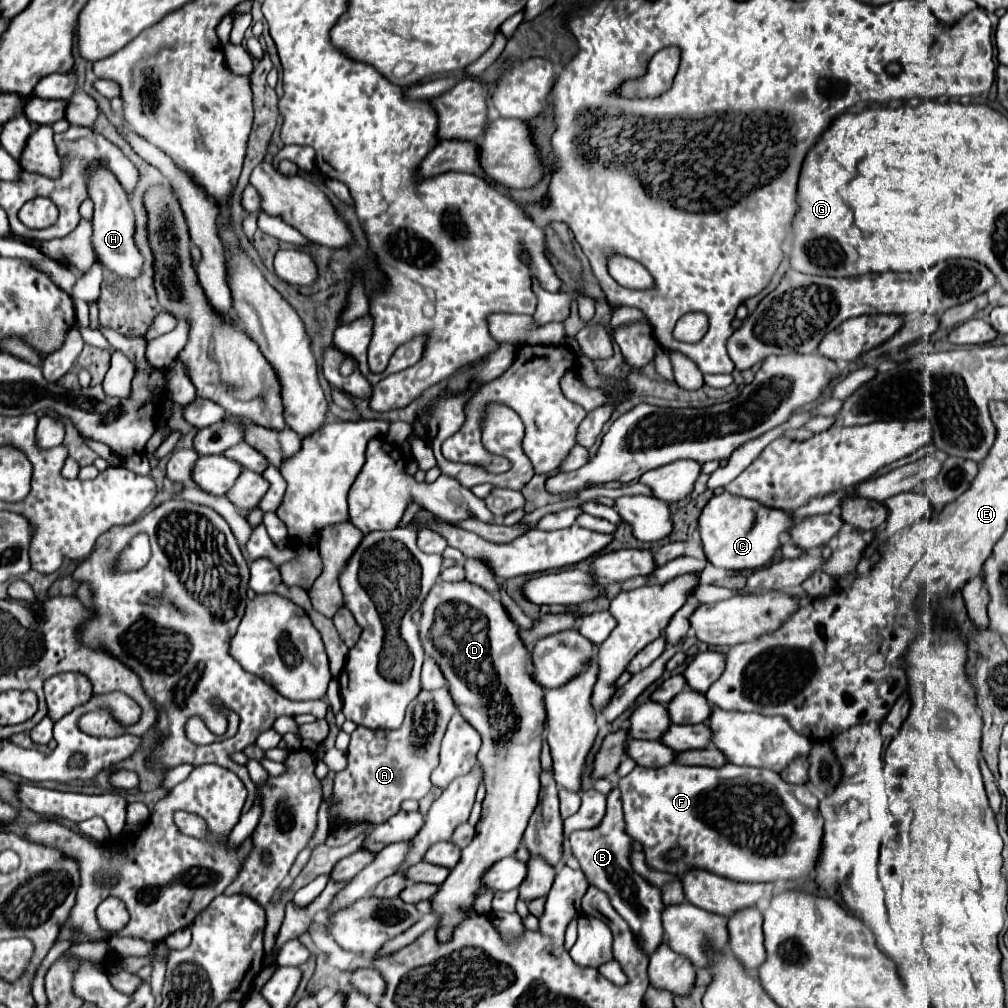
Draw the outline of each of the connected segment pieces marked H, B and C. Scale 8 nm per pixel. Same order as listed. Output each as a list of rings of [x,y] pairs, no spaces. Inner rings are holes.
[[[95,162],[93,168],[95,170],[89,176],[89,194],[95,204],[93,236],[91,236],[95,260],[109,272],[115,272],[127,280],[135,280],[141,274],[141,266],[143,266],[143,256],[135,244],[135,212],[113,172],[101,166],[99,162]]]
[[[613,788],[607,794],[607,812],[599,826],[591,830],[577,830],[569,836],[569,846],[573,850],[573,856],[579,860],[579,866],[591,886],[597,886],[603,890],[611,906],[623,916],[623,920],[629,924],[639,948],[651,956],[659,944],[663,944],[663,926],[661,926],[661,912],[663,912],[663,900],[659,888],[655,888],[651,882],[647,882],[643,876],[635,874],[629,862],[631,852],[631,838],[625,834],[625,820],[621,810],[621,794],[619,788]]]
[[[727,490],[713,496],[699,516],[701,548],[713,566],[725,570],[755,570],[765,566],[779,550],[779,534],[785,534],[793,520],[783,510],[771,510],[749,498],[735,498]]]

